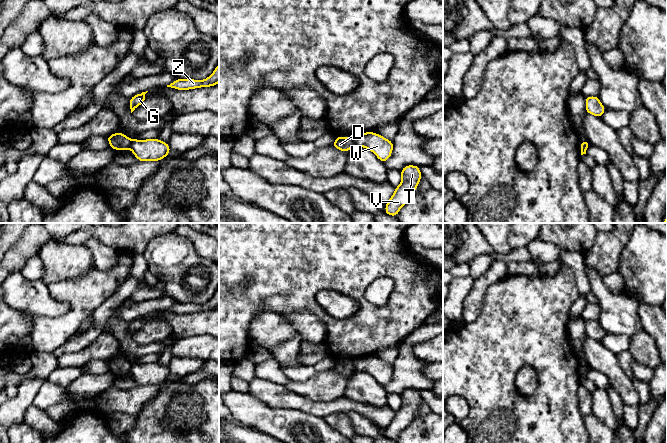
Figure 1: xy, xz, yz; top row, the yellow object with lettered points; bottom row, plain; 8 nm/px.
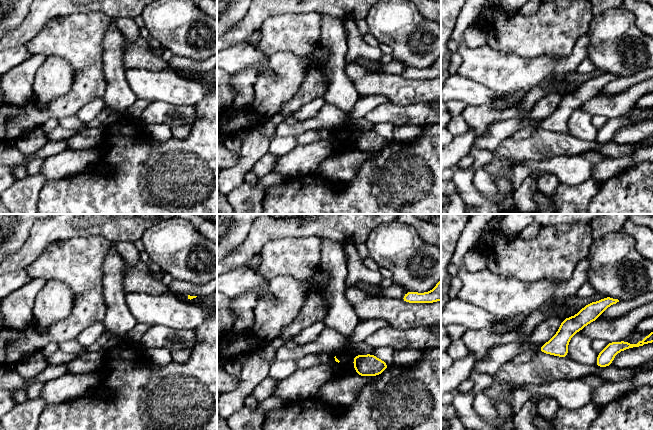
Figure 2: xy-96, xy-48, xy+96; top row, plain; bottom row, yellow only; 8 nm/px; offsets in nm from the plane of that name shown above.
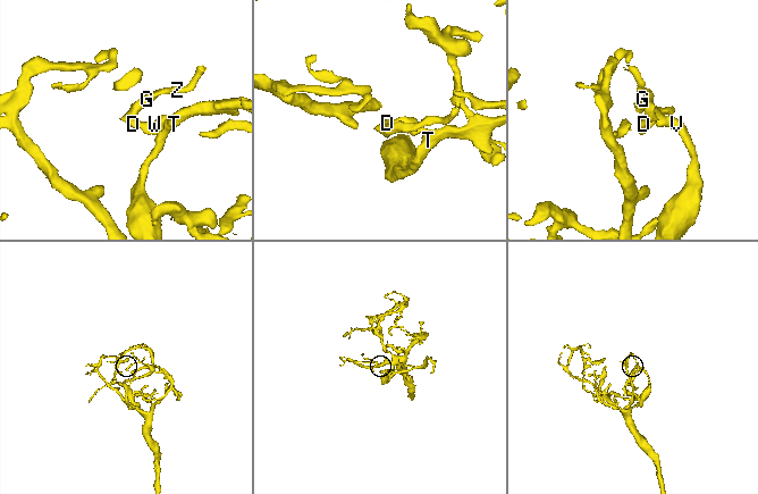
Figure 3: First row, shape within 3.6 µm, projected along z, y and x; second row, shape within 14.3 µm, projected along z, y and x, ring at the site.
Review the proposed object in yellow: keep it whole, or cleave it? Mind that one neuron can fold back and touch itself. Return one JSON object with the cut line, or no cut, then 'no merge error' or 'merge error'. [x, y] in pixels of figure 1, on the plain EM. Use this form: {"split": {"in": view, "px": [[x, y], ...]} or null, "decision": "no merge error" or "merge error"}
{"split": {"in": "xy", "px": [[131, 364], [129, 371]]}, "decision": "merge error"}

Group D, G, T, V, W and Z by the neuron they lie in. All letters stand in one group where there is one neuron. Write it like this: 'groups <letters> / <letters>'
groups D G Z / T V W

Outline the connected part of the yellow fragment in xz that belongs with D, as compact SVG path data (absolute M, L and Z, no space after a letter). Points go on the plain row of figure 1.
M337 360L332 370L343 376L350 375L355 370L354 362Z

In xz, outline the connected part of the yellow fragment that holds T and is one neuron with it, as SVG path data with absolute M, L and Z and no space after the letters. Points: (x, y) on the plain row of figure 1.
M407 389L400 394L401 407L395 412L393 419L385 429L387 439L397 441L399 434L412 422L422 401L419 392L420 390Z

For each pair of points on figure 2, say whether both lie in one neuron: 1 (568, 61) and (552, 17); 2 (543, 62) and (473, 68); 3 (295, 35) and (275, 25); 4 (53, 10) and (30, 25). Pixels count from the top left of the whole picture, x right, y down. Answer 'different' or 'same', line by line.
1: different
2: same
3: same
4: same

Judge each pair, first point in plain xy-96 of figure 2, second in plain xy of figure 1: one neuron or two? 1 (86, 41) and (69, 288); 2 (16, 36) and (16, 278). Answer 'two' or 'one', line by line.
1: two
2: two

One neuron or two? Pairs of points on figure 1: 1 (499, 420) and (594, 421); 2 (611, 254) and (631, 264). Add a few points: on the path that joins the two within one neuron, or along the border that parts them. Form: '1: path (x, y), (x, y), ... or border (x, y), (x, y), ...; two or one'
1: border (583, 416), (585, 428), (588, 432); two
2: border (630, 237), (621, 253), (618, 267), (615, 270); two

